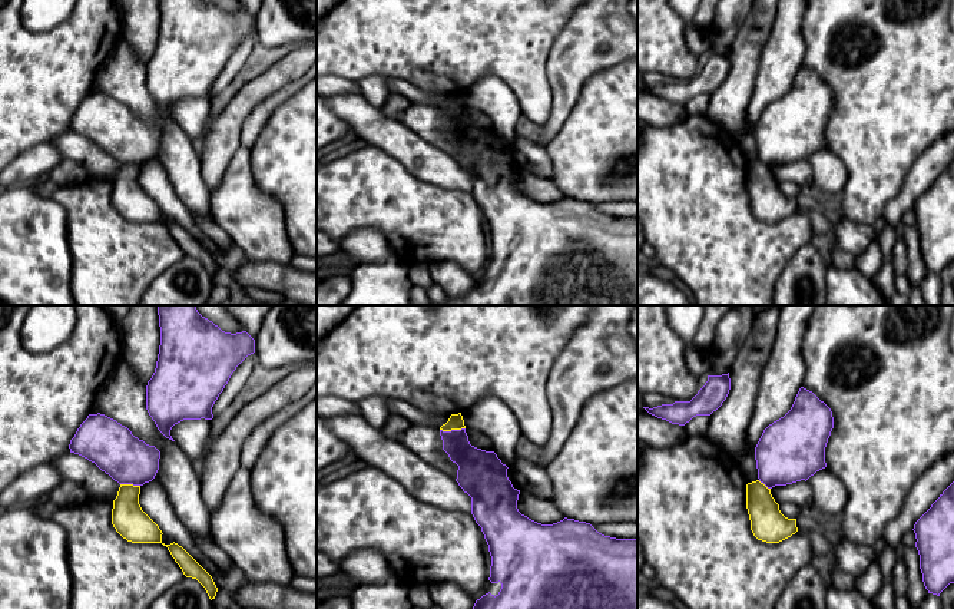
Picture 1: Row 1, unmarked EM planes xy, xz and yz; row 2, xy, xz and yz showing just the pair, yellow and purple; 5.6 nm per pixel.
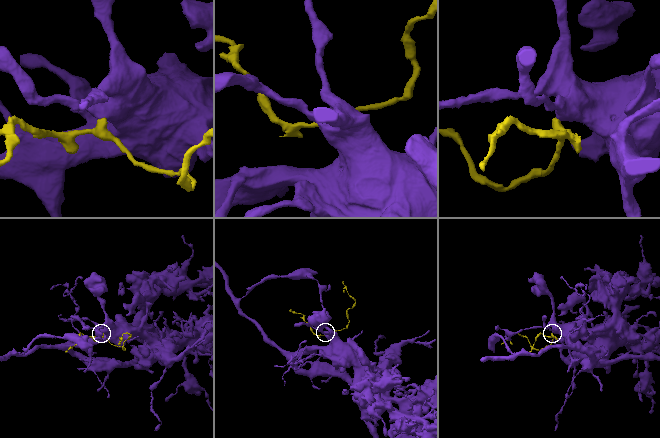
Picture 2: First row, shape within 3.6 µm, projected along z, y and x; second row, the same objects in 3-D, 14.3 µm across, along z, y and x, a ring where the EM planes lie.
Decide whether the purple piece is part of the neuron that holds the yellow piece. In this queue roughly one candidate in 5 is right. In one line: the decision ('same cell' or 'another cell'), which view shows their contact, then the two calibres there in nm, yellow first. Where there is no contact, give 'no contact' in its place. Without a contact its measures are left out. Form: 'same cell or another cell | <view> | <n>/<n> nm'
another cell | xz | 90/200 nm

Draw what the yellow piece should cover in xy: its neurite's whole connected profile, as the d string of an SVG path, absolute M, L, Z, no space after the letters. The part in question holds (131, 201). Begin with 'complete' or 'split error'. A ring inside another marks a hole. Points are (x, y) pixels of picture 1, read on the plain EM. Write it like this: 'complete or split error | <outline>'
complete | M120 163L112 188L112 203L132 222L162 222L162 209L139 183L140 165Z

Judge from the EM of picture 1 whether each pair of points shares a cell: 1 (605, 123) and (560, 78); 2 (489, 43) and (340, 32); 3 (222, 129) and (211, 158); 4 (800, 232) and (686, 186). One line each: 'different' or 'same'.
1: different
2: same
3: same
4: same

